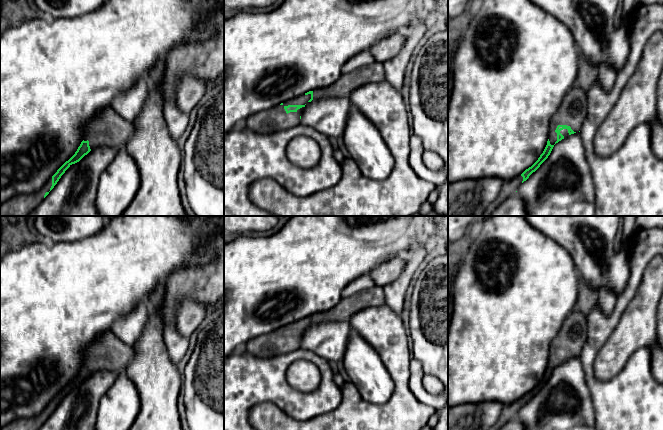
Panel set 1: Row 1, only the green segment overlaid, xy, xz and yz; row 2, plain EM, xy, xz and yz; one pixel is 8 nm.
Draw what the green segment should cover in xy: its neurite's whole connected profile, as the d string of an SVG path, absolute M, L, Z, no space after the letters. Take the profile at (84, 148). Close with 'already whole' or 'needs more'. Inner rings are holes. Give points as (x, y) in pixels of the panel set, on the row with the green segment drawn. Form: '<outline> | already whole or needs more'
M112 107L102 109L86 125L84 140L75 154L57 170L38 192L19 194L3 203L0 206L0 216L28 216L49 194L72 164L79 162L94 148L125 149L133 133L134 126L132 122L120 117Z | needs more

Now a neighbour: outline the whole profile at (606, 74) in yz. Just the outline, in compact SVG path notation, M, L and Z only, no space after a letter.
M604 63L598 68L598 79L600 81L601 86L606 91L612 89L616 77L617 77L617 72L609 64Z

